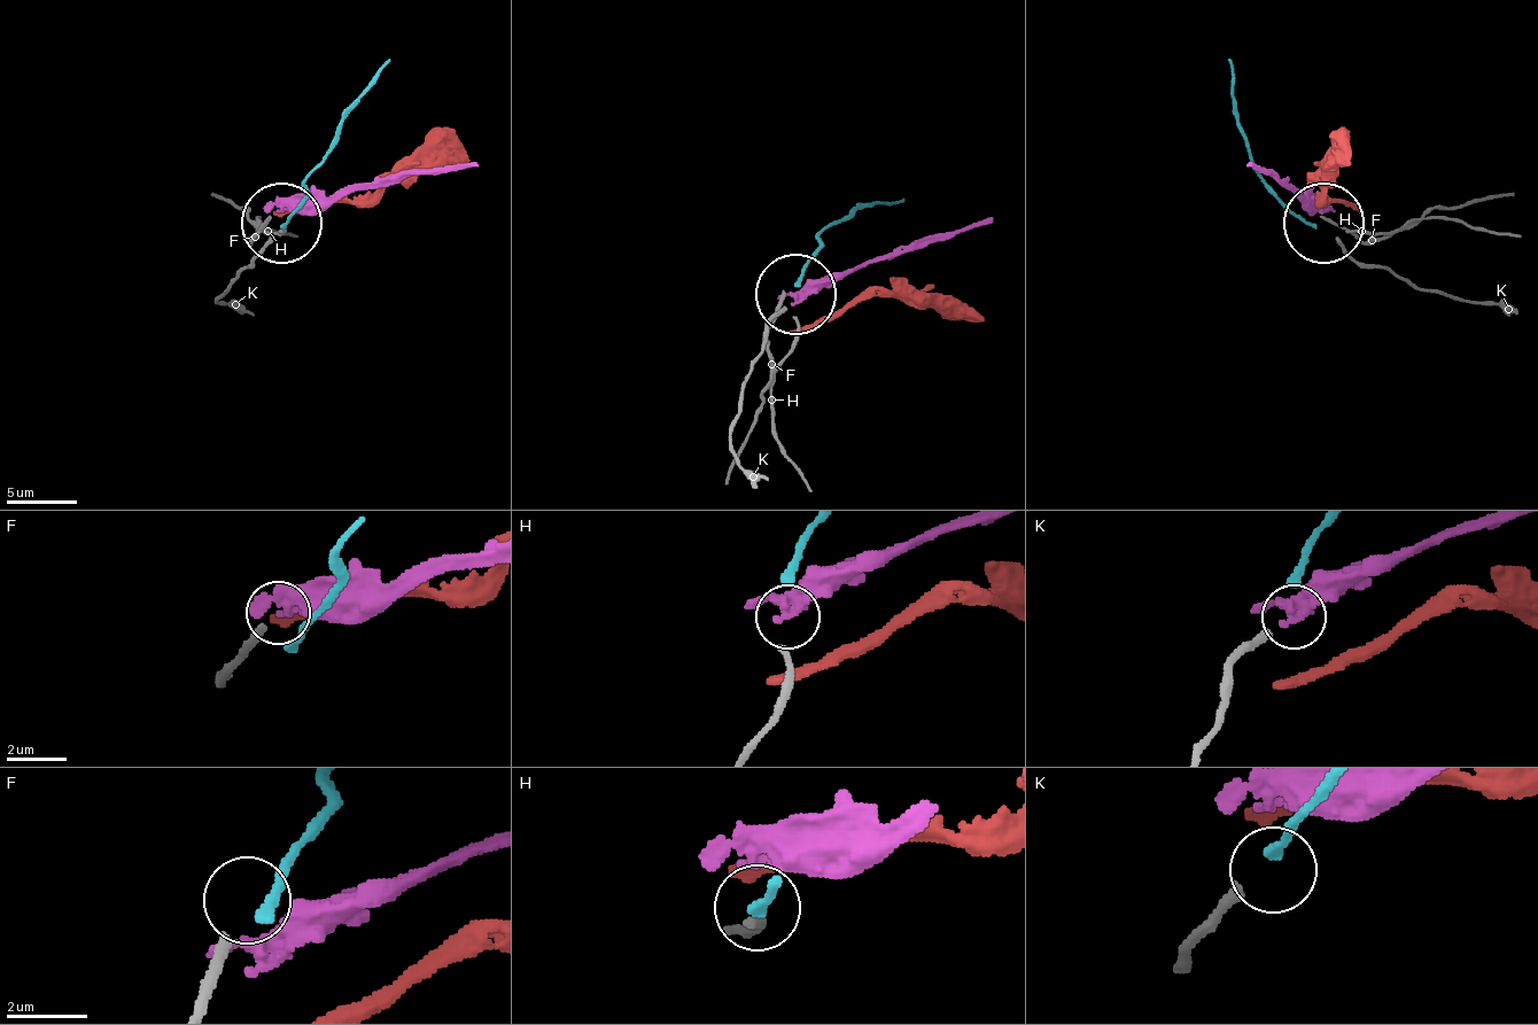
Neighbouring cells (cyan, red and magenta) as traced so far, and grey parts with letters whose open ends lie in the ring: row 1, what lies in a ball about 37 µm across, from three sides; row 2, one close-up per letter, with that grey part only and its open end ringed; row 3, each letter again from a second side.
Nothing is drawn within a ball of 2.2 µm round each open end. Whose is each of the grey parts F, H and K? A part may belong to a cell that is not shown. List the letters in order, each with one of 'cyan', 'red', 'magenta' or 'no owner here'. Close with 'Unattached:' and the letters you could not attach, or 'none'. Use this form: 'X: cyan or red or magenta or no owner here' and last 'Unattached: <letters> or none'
F: no owner here
H: no owner here
K: no owner here
Unattached: F, H, K

